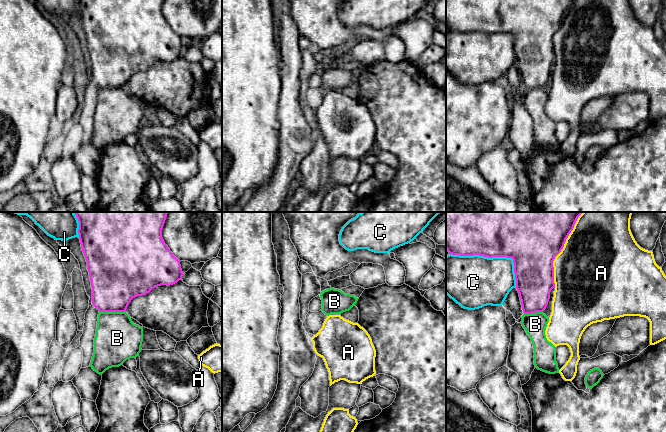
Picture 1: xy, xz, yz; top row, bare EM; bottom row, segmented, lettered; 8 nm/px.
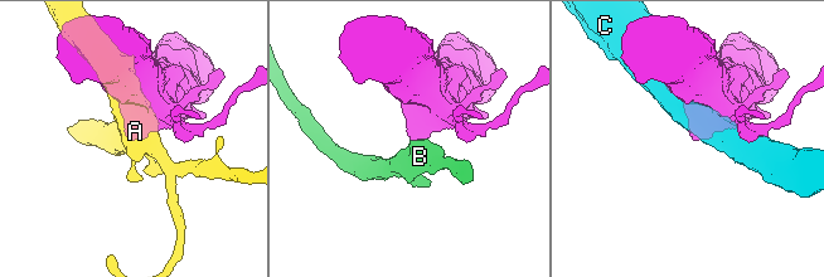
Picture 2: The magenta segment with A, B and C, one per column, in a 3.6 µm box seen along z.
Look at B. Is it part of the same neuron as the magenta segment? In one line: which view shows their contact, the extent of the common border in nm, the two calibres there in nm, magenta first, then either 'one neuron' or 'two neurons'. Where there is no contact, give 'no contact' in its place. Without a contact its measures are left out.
meets magenta in xy; contact 220 nm long; 400 nm thick on the magenta side, 360 nm on the other; two neurons

